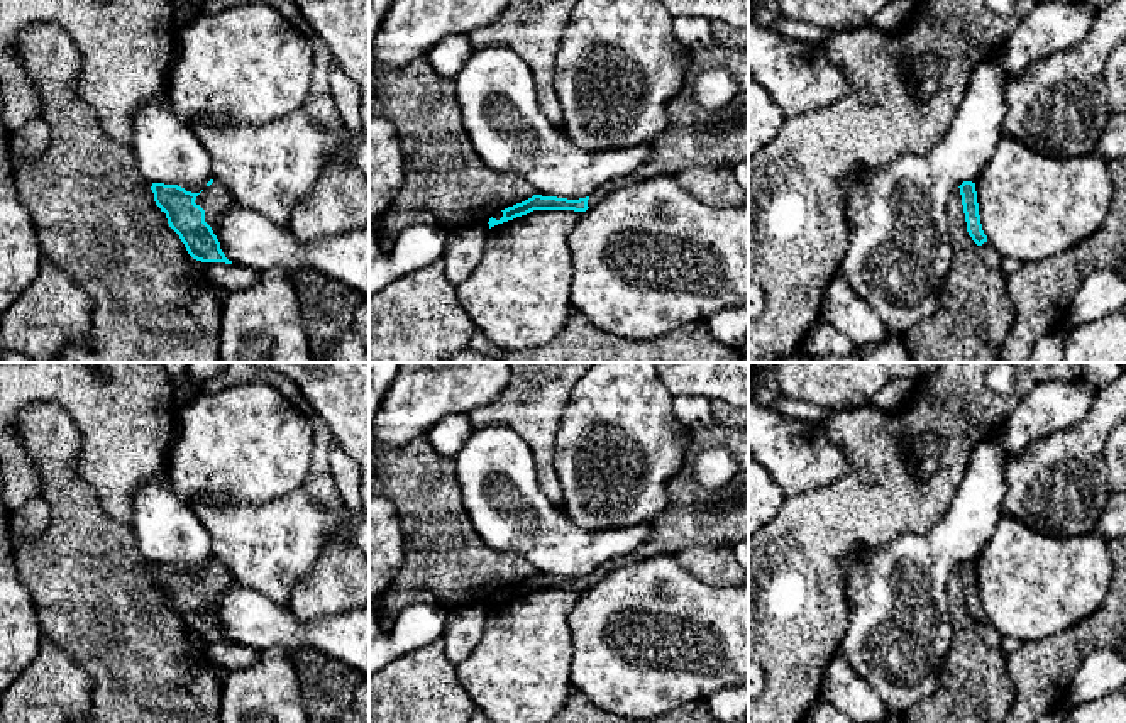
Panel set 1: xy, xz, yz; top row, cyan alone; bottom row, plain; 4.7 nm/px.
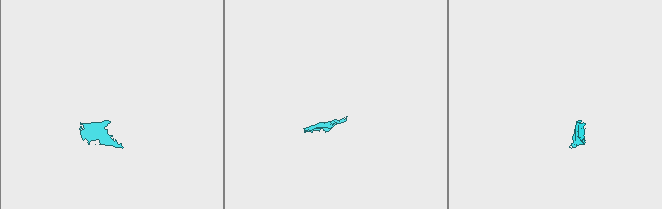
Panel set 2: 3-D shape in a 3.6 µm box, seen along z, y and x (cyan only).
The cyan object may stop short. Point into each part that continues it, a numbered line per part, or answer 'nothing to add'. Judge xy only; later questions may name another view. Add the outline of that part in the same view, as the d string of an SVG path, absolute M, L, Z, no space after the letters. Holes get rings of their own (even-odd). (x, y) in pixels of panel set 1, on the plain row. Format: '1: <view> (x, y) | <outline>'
1: xy (215, 578) | M215 557L213 562L196 576L195 582L205 589L205 601L208 604L213 604L222 591L235 584L229 567Z

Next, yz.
1: yz (988, 632) | M984 621L982 625L977 625L979 628L979 633L982 637L982 640L991 647L991 648L996 648L996 650L1001 650L1001 642L1002 642L1002 635L999 635L996 632L996 628L991 625L991 621Z

